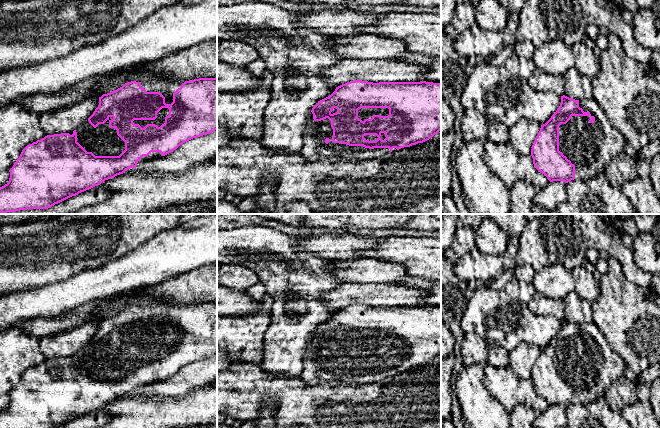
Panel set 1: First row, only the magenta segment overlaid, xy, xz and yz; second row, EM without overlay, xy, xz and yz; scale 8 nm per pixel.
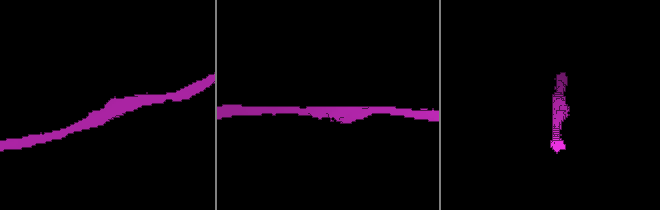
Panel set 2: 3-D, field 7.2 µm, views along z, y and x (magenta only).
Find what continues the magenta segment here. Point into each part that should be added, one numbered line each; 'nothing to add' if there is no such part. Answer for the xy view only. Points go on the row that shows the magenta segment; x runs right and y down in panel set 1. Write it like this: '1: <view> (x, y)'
1: xy (103, 140)

